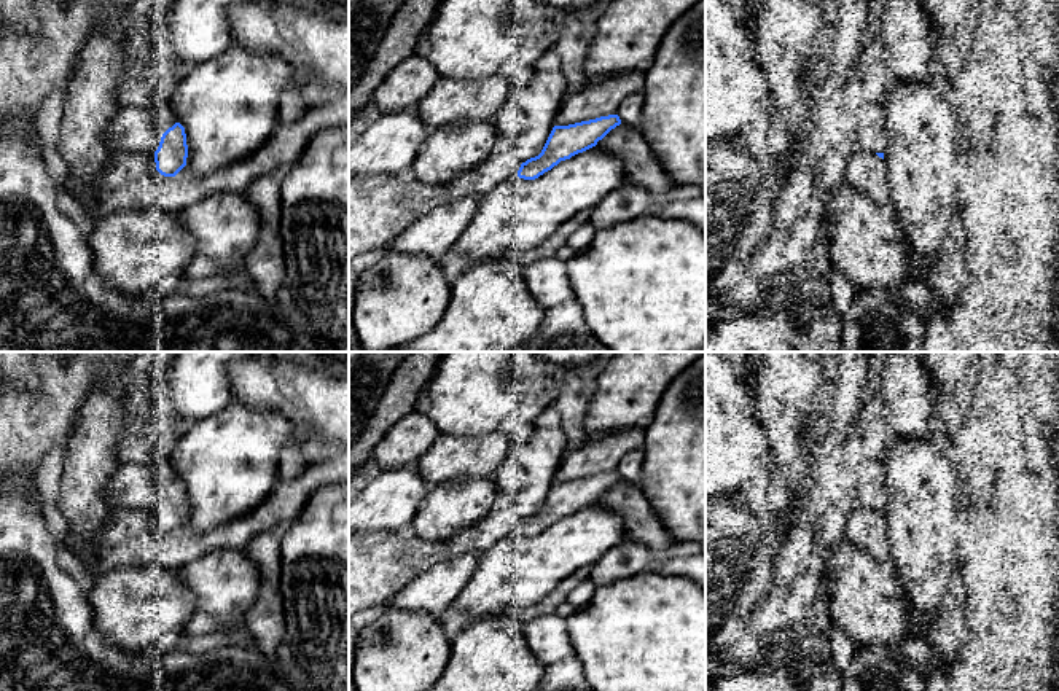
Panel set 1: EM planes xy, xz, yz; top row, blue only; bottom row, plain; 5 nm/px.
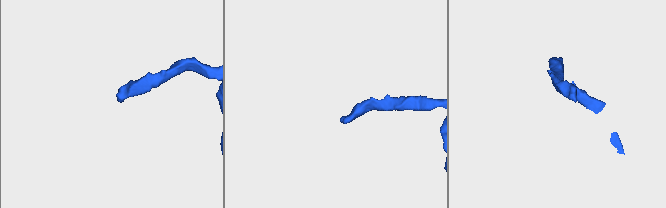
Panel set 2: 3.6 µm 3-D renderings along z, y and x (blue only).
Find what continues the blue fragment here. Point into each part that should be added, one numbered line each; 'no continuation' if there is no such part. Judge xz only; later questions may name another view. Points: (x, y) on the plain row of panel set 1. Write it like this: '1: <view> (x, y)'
1: xz (381, 562)

